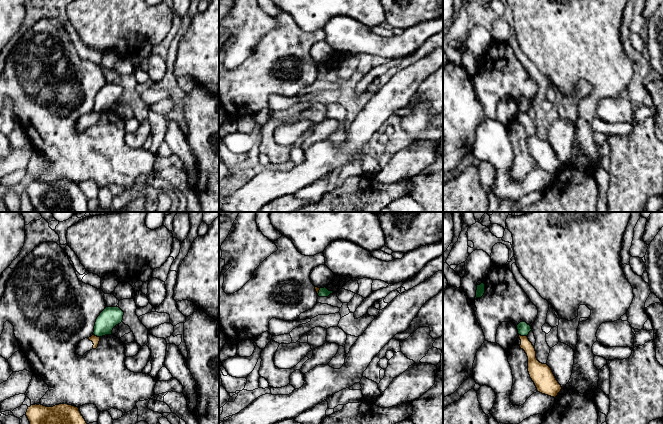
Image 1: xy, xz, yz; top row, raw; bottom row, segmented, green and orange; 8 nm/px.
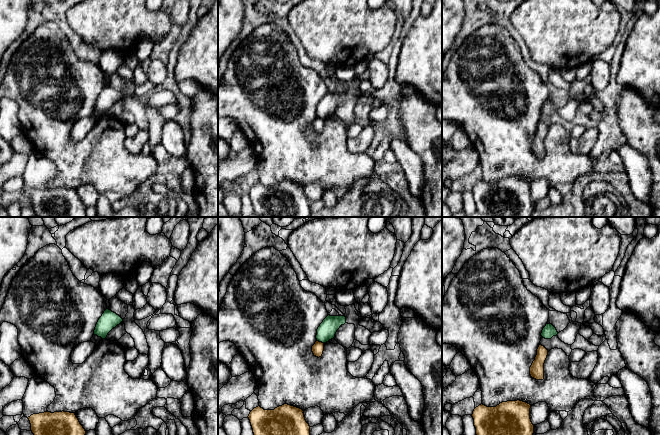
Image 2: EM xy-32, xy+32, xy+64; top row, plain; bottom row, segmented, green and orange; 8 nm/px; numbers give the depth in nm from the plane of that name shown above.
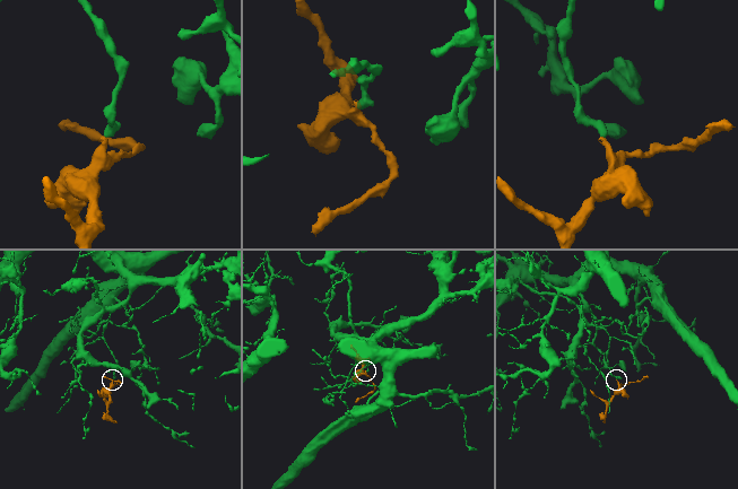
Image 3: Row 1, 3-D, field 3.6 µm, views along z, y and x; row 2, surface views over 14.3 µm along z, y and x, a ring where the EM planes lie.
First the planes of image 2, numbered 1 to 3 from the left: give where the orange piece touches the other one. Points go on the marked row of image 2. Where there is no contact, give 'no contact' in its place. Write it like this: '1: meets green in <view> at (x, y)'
1: no contact
2: meets green in xy+32 at (320, 341)
3: no contact

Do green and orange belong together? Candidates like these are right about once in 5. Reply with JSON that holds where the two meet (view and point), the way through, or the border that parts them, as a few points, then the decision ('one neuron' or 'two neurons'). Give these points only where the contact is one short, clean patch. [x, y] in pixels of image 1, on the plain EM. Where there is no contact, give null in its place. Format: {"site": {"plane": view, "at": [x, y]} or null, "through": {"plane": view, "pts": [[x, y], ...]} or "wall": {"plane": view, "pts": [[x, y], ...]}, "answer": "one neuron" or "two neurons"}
{"site": {"plane": "yz", "at": [523, 111]}, "wall": {"plane": "yz", "pts": [[519, 110], [526, 112]]}, "answer": "two neurons"}

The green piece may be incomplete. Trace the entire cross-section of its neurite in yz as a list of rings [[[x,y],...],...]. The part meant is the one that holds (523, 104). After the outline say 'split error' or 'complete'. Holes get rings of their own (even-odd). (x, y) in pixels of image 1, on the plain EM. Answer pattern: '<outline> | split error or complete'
[[[520,98],[517,102],[518,110],[521,112],[528,112],[529,108],[532,107],[531,102],[526,98]]] | complete

